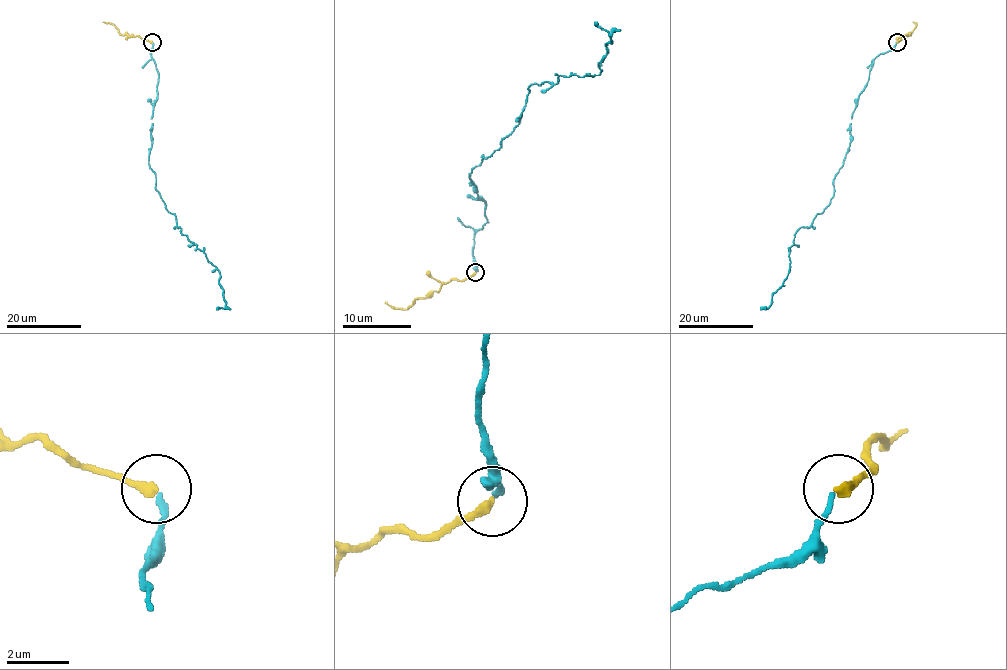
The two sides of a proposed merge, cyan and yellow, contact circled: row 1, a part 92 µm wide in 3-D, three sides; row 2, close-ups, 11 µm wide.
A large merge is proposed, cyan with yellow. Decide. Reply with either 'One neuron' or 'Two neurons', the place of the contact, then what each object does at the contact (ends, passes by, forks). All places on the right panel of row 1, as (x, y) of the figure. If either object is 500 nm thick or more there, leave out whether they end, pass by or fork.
One neuron. Place: (897, 42). At the ring cyan ends. At the ring yellow ends

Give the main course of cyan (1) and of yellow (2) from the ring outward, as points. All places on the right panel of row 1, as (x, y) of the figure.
1: (896, 42), (873, 60), (830, 203), (794, 235), (788, 273), (760, 310)
2: (897, 42), (901, 35), (910, 34), (916, 25), (913, 21)

